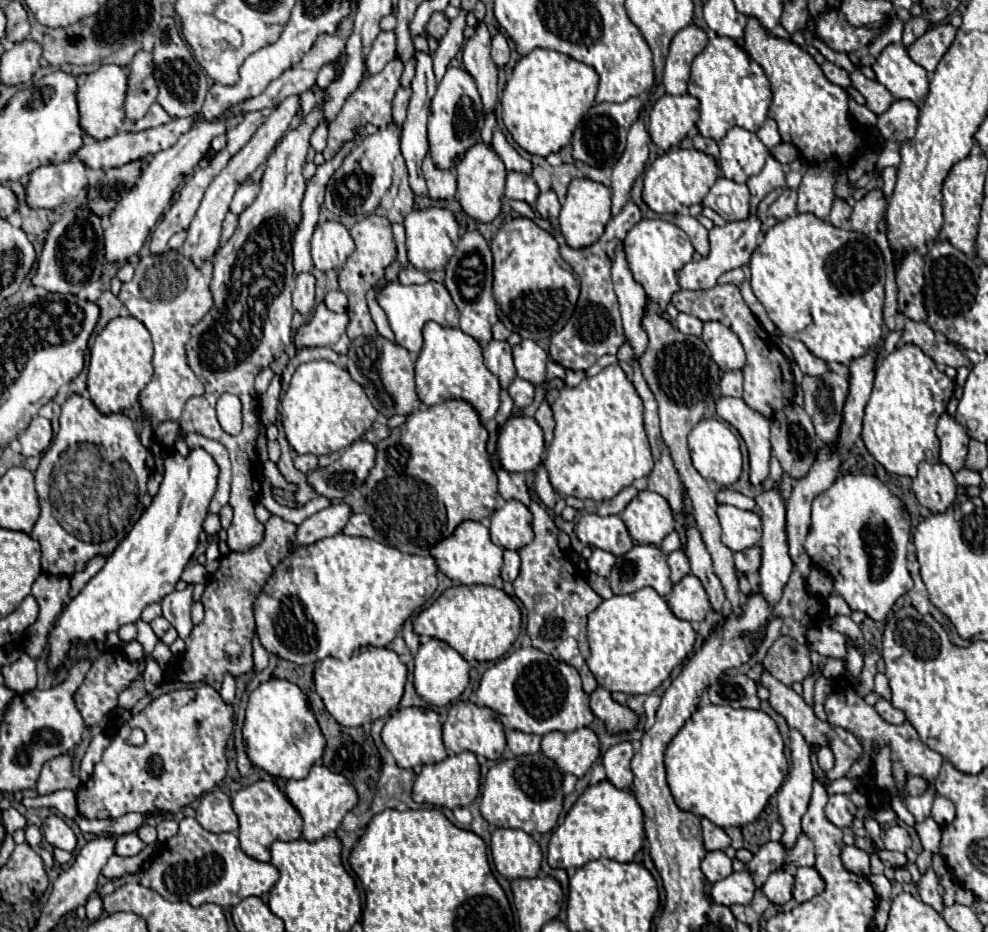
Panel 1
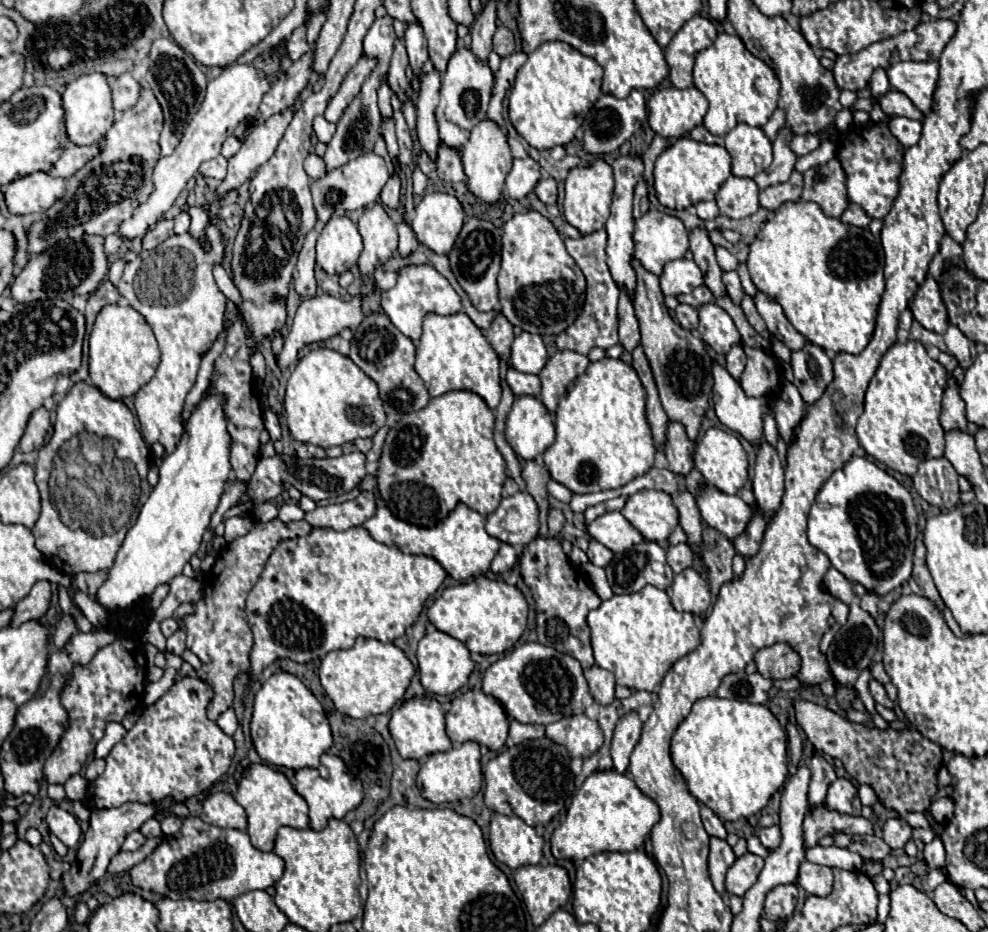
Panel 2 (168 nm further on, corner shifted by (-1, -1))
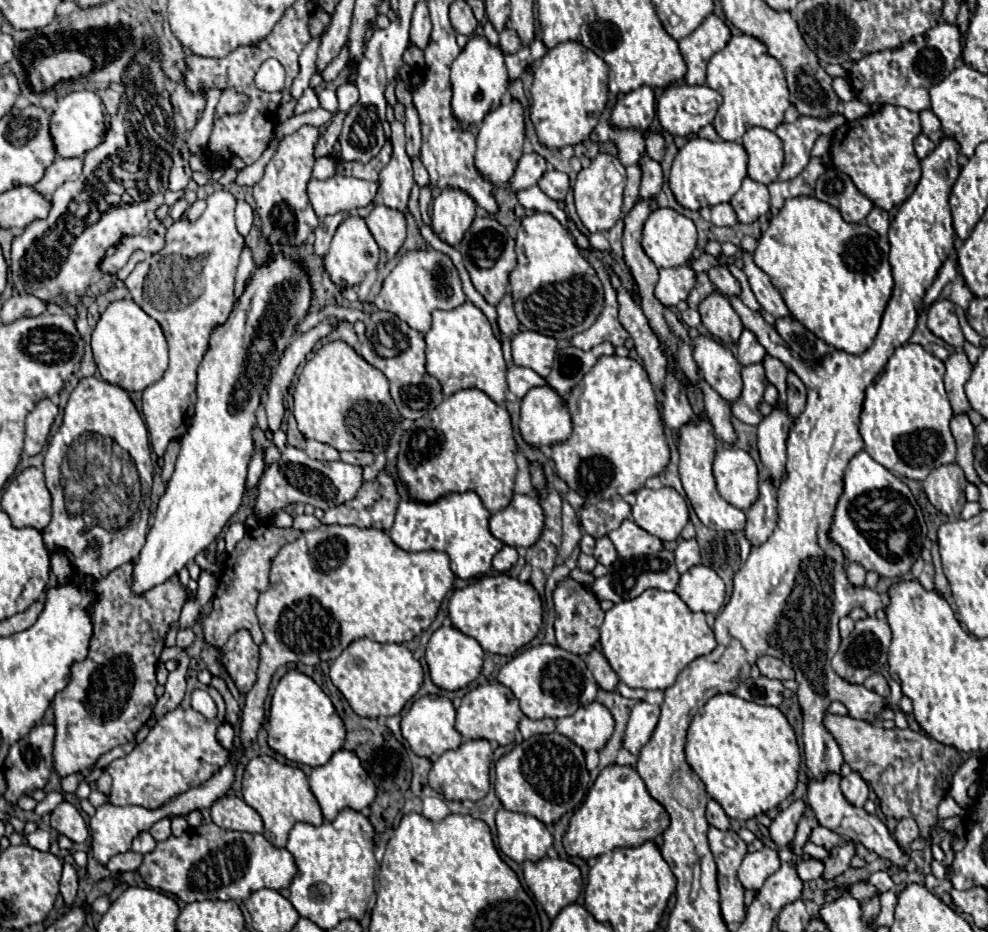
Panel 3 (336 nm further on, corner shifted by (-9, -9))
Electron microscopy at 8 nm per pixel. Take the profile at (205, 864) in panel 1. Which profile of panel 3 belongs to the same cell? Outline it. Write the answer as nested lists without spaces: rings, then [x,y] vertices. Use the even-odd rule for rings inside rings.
[[[204,822],[188,828],[184,836],[170,836],[158,842],[156,848],[144,854],[138,868],[144,882],[160,892],[172,894],[182,902],[198,900],[246,900],[260,888],[288,888],[298,868],[286,848],[272,846],[264,834],[224,830],[214,822]]]

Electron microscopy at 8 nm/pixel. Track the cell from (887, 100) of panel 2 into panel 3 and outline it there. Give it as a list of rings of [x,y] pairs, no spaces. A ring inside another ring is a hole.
[[[932,110],[920,112],[920,120],[922,120],[922,130],[924,130],[924,134],[926,134],[932,142],[938,144],[938,142],[946,136],[946,132],[944,132],[942,126],[940,126],[940,120],[936,118],[936,114],[934,114]]]

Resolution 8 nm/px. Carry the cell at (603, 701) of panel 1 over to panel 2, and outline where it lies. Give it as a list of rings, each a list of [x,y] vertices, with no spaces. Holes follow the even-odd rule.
[[[592,666],[590,670],[584,672],[588,684],[590,684],[590,694],[600,706],[608,706],[614,702],[614,676],[608,670],[602,670],[598,666]]]

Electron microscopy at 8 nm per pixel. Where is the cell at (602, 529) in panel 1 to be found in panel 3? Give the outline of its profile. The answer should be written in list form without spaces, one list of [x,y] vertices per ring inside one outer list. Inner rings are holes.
[[[624,520],[620,524],[620,528],[612,530],[608,536],[610,536],[612,544],[616,546],[618,554],[624,558],[640,556],[640,554],[652,554],[652,552],[660,552],[664,548],[660,538],[648,534],[646,530],[642,530],[632,520]]]

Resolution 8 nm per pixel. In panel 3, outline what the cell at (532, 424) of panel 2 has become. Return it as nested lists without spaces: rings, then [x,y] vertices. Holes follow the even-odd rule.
[[[548,384],[534,386],[522,398],[520,432],[534,448],[566,440],[572,434],[572,418],[564,398]]]

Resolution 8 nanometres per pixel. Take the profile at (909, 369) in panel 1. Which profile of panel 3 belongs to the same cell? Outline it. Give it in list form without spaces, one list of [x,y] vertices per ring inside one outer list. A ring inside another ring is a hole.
[[[904,344],[894,350],[878,380],[866,388],[860,434],[866,452],[894,476],[924,480],[932,468],[950,464],[956,458],[956,444],[948,426],[954,412],[942,378],[942,360],[926,352],[920,344]]]

